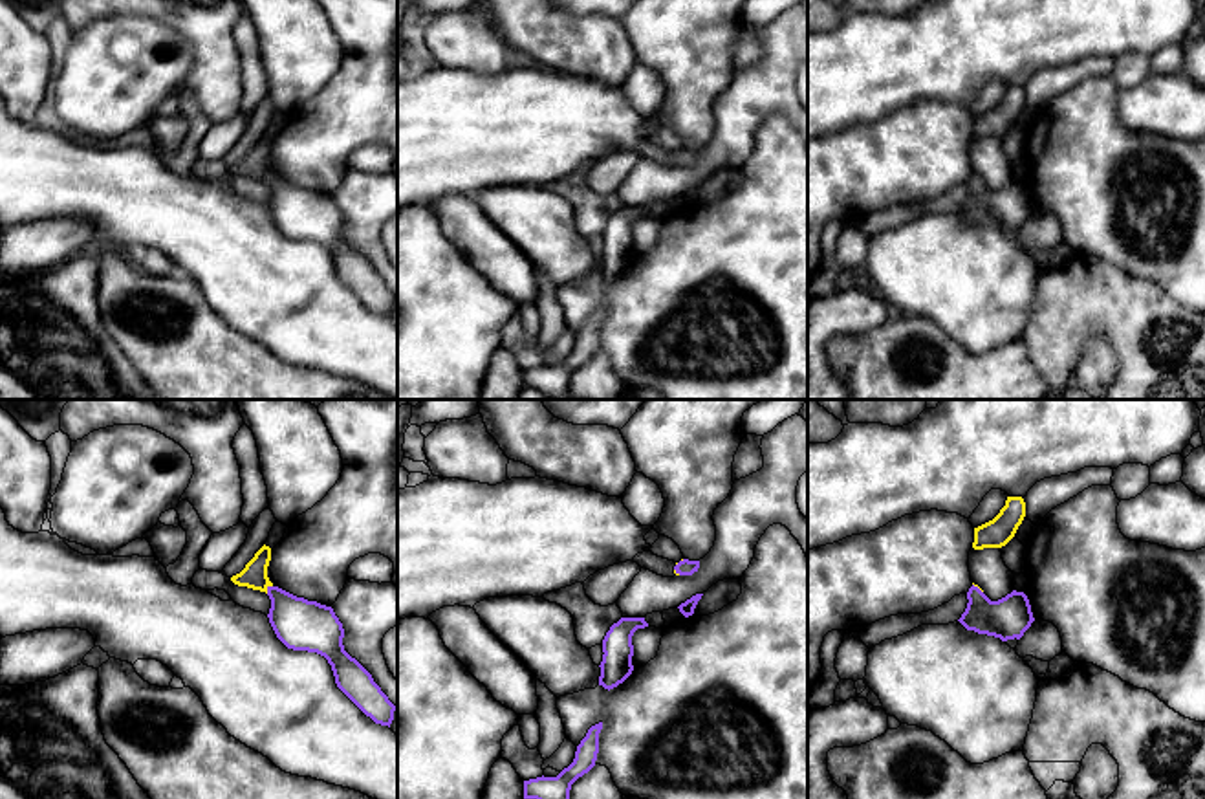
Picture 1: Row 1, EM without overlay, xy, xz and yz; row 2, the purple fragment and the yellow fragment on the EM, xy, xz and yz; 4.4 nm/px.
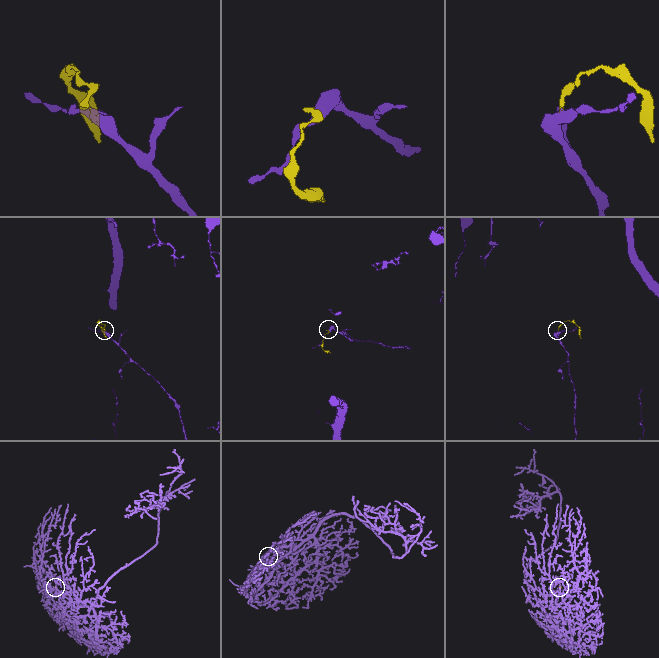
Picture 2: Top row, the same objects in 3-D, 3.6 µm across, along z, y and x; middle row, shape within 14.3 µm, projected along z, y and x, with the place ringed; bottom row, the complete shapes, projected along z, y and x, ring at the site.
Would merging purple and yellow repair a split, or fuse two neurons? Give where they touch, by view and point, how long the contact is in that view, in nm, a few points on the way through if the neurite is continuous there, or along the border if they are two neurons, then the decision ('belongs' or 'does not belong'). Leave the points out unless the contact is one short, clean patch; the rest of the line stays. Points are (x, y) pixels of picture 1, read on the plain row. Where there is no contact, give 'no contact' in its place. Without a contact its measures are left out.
xy (268, 178) | 50 nm | across xy (303, 215), (268, 178), (253, 165) | belongs

